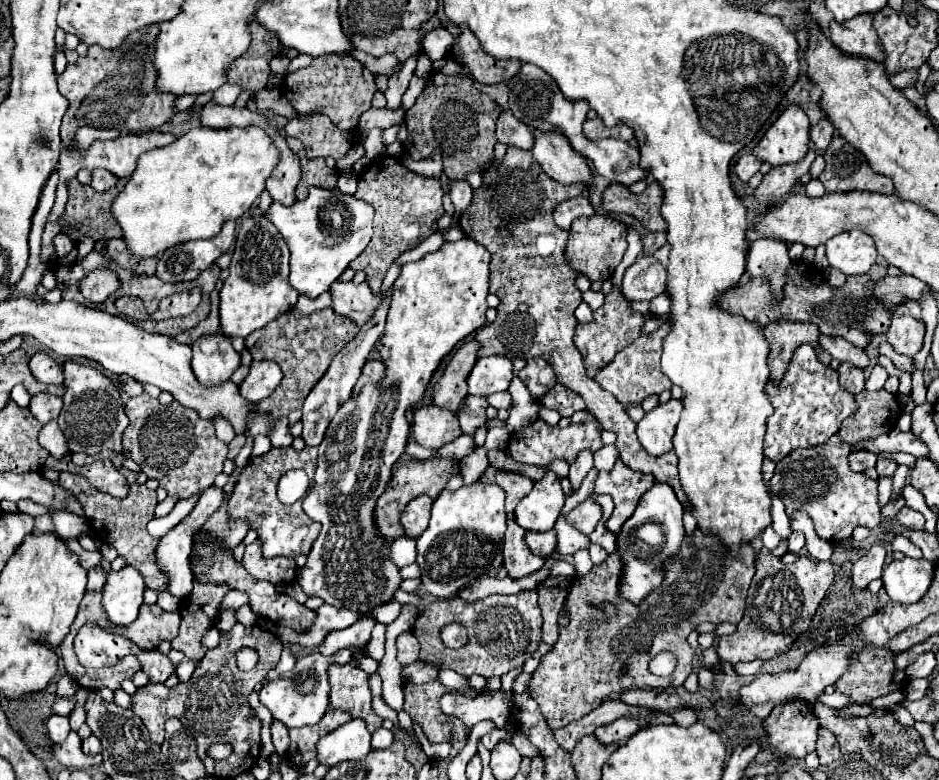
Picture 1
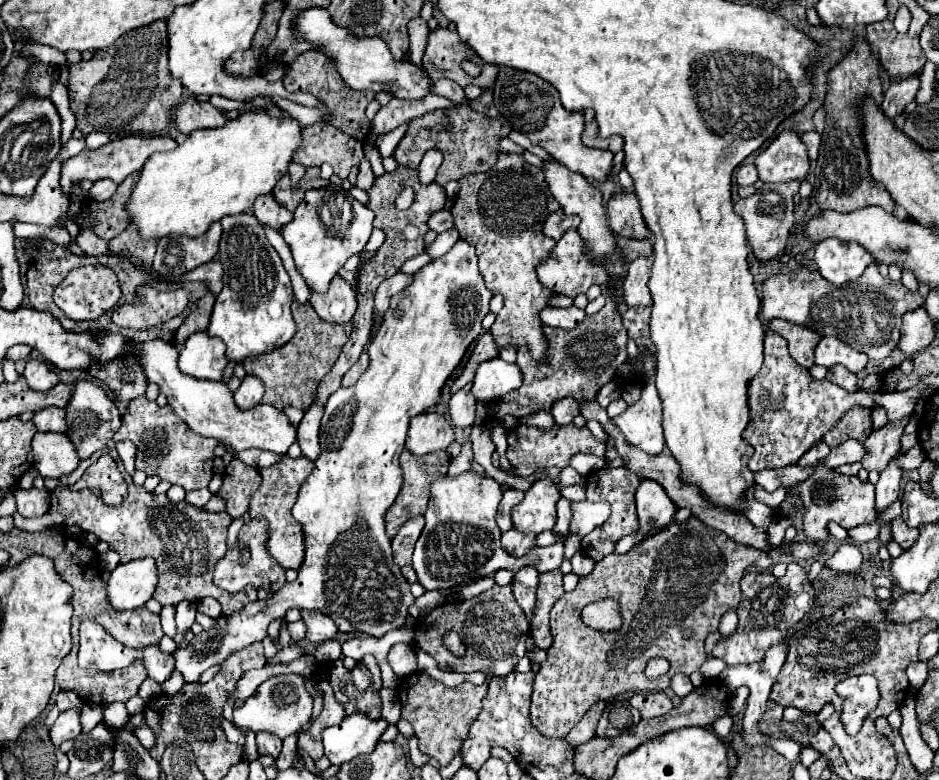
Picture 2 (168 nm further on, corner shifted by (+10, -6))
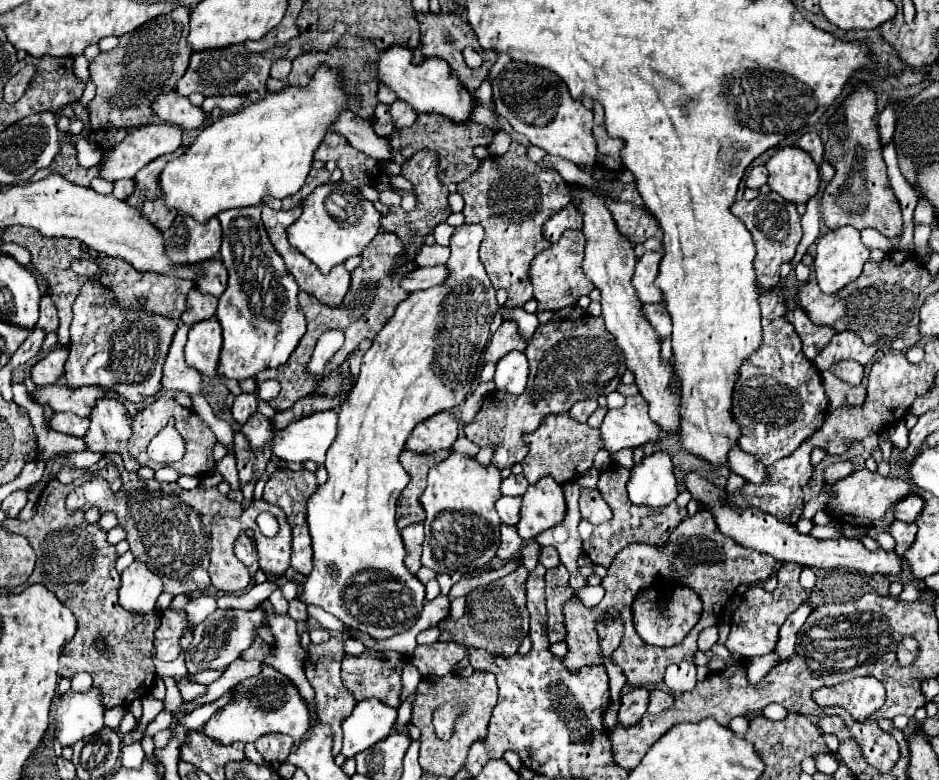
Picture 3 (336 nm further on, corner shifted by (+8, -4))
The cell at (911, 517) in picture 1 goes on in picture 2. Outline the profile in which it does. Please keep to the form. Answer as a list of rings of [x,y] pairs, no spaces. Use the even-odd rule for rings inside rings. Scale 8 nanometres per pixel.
[[[897,516],[893,522],[891,522],[891,532],[893,532],[893,540],[903,548],[903,550],[909,550],[917,536],[919,536],[919,528],[911,528],[905,524],[905,520],[901,516]]]

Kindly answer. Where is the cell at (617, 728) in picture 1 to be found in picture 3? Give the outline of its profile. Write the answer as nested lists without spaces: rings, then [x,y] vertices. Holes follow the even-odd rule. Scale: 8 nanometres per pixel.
[[[633,688],[623,694],[621,710],[619,710],[619,724],[631,726],[635,724],[645,712],[649,704],[649,690],[647,688]]]

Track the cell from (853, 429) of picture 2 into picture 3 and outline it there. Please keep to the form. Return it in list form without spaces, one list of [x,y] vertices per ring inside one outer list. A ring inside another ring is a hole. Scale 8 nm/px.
[[[829,370],[821,372],[825,394],[829,396],[831,408],[841,408],[841,406],[861,406],[865,400],[865,386],[851,386],[837,376],[833,376]]]

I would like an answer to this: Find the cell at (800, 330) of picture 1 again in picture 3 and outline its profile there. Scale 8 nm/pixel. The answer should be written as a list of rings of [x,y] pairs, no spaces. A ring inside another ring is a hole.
[[[799,308],[791,310],[791,312],[787,312],[787,318],[795,326],[799,338],[803,340],[803,354],[809,360],[813,360],[829,344],[829,340],[835,334],[835,330],[831,326],[813,324],[805,310],[799,310]]]

